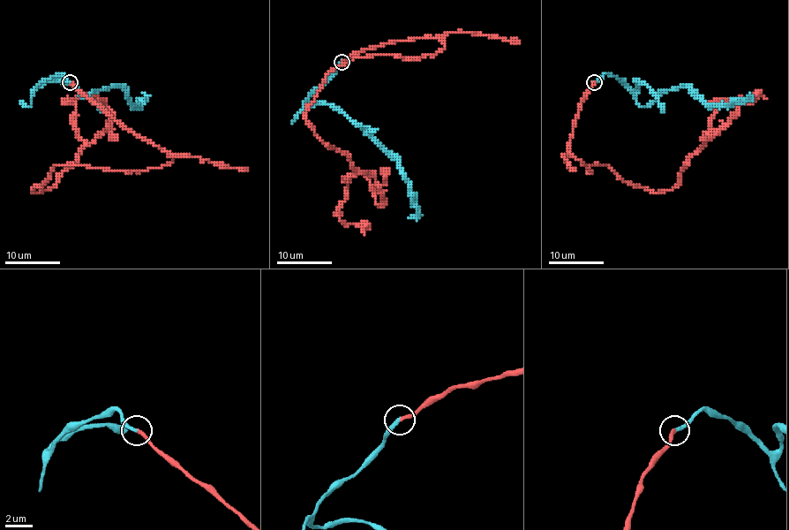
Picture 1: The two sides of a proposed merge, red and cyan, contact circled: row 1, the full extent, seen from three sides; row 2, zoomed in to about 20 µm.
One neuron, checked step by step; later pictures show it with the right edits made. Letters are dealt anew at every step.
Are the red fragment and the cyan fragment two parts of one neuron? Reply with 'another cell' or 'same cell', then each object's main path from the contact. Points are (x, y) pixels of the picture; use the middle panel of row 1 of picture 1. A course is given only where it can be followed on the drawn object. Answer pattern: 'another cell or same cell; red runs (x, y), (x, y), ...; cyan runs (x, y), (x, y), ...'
same cell; red runs (341, 62), (401, 40), (445, 45), (416, 59), (348, 59), (306, 112), (356, 171), (340, 218), (369, 228); cyan runs (341, 62), (308, 98), (306, 105), (334, 105), (398, 161), (398, 169), (406, 177), (416, 212), (415, 218)

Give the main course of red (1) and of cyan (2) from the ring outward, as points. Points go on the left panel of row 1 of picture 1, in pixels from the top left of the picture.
1: (69, 82), (173, 160), (144, 171), (56, 165), (37, 192), (85, 143), (68, 102), (97, 91)
2: (69, 82), (56, 74), (34, 89), (63, 81), (86, 96), (122, 87), (134, 104), (144, 101), (143, 92)

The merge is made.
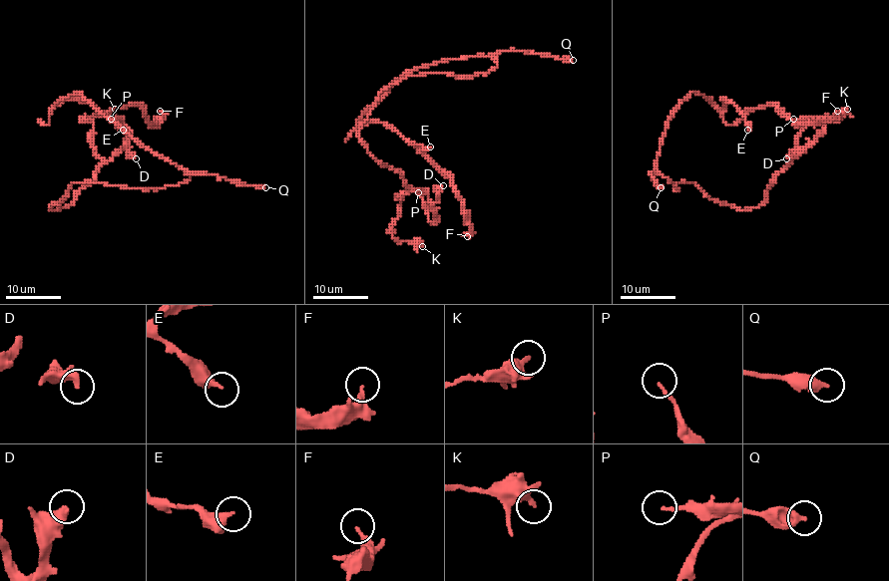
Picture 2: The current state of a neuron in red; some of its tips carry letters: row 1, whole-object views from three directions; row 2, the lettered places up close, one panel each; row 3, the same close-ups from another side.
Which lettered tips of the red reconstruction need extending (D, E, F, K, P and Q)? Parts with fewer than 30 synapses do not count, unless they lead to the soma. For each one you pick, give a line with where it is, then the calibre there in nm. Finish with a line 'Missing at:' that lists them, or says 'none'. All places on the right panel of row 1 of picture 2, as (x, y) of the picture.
Missing at: none

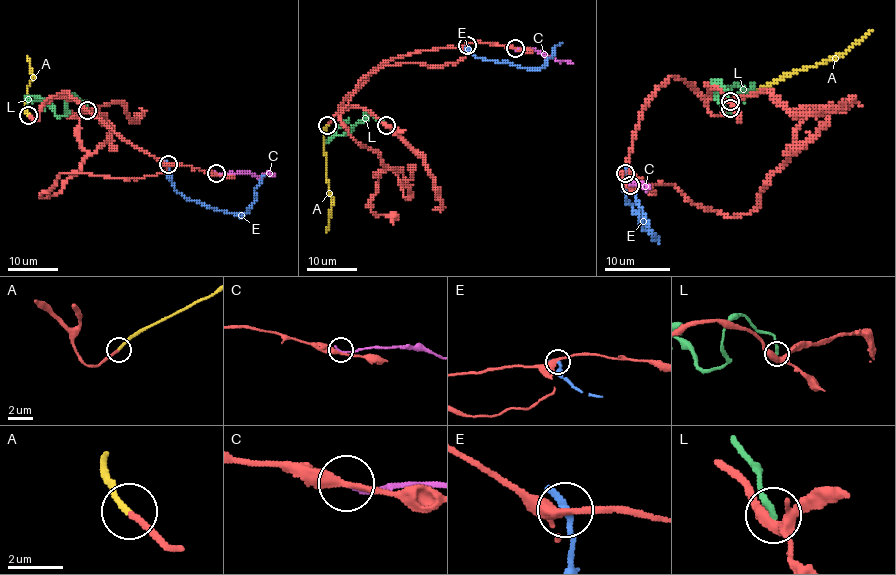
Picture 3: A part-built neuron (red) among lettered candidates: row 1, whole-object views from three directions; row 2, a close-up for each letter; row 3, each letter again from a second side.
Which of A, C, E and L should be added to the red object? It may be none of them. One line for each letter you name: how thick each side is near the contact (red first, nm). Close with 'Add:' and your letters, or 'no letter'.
A: calibres 200 and 240 nm
Add: A

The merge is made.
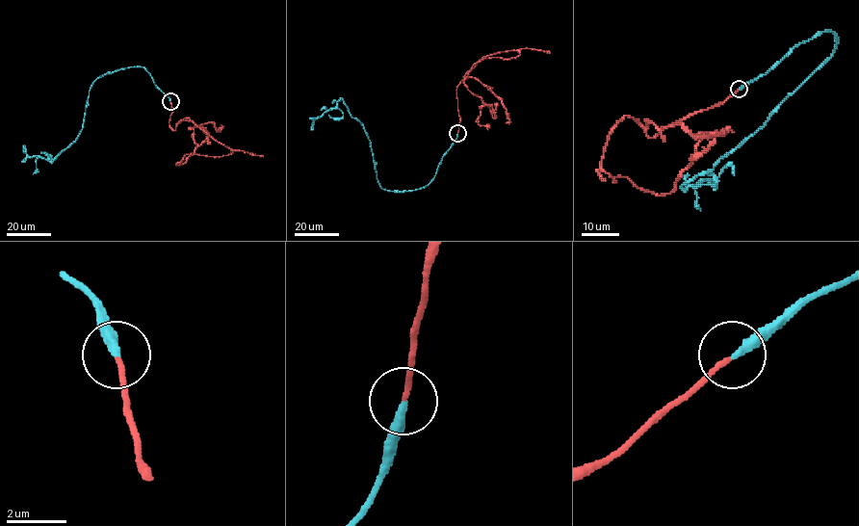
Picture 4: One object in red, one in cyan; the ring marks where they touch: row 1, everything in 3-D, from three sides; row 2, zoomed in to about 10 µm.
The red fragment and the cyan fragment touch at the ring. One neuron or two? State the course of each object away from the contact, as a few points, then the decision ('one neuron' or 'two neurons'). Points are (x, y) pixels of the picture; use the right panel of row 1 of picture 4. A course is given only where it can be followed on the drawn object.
red runs (739, 90), (652, 138), (625, 116), (610, 134), (601, 169), (671, 193), (703, 136), (730, 127); cyan runs (739, 89), (793, 48), (835, 33), (835, 50), (767, 121), (682, 186), (714, 180), (729, 164), (733, 174); one neuron

